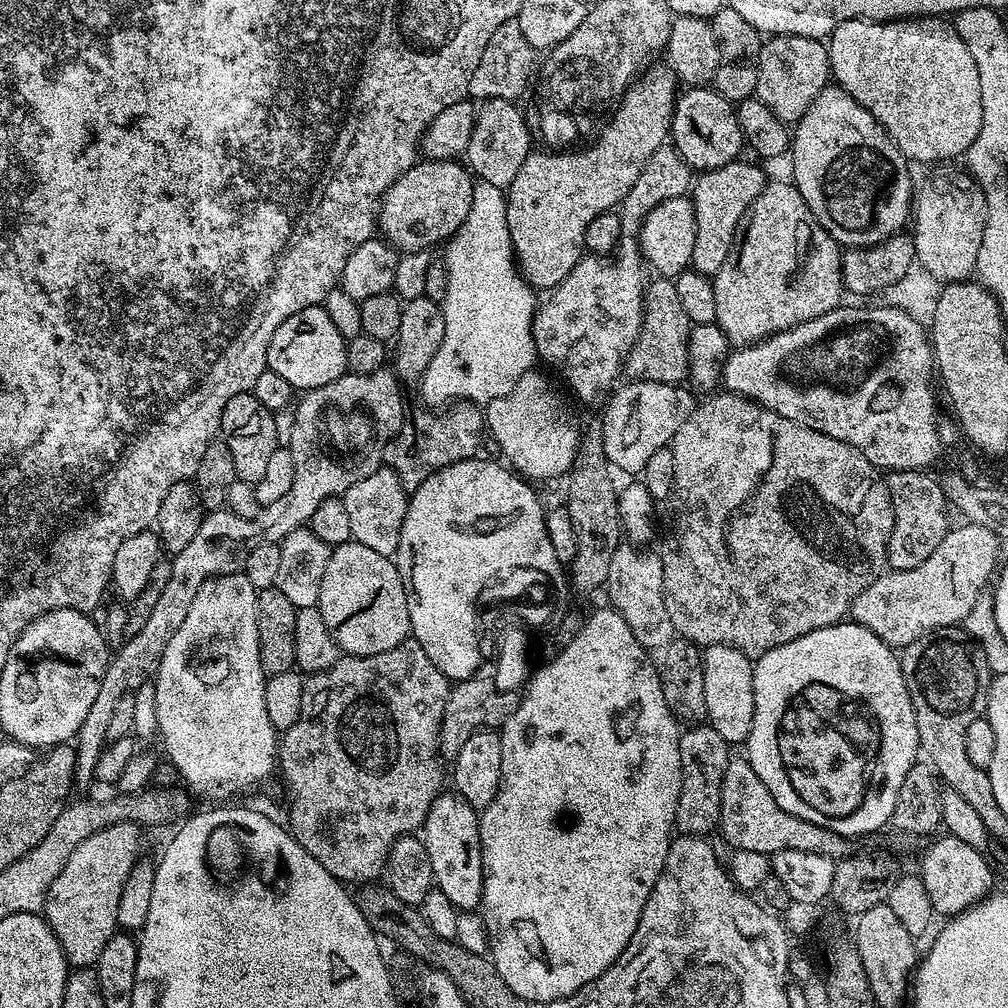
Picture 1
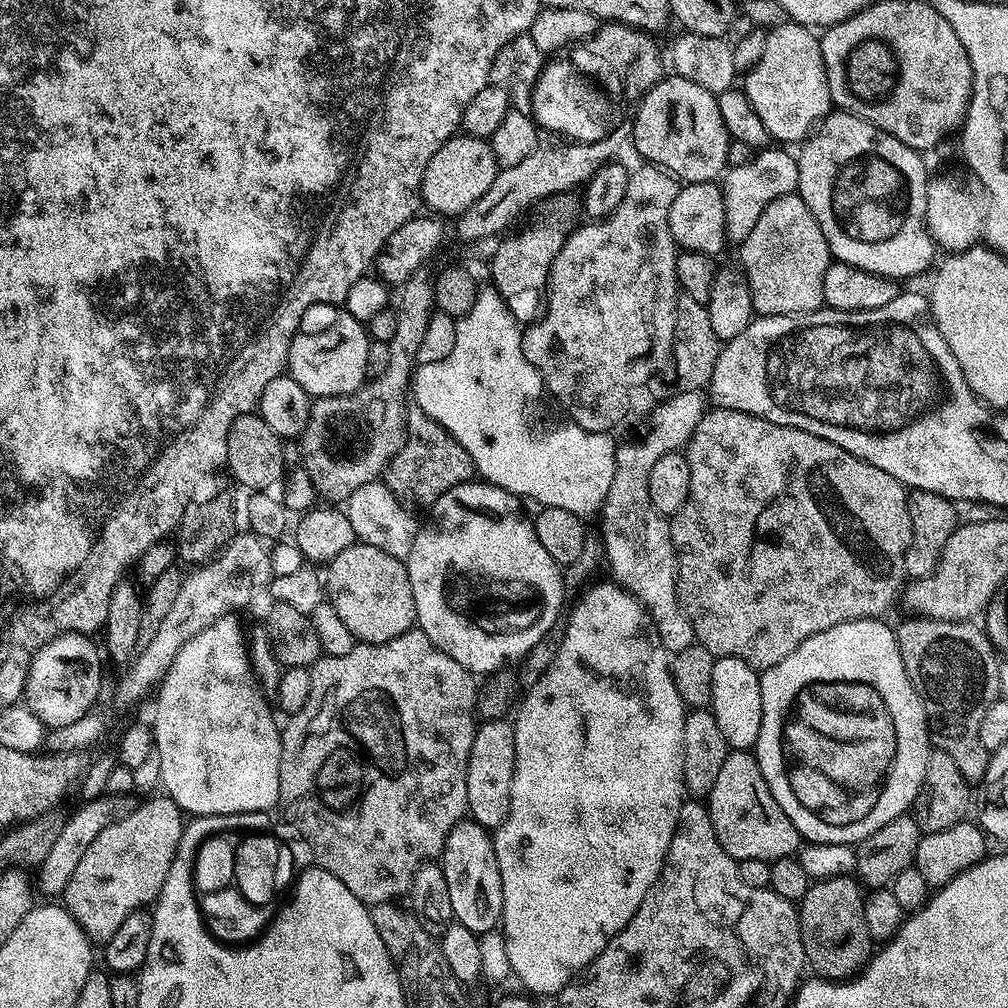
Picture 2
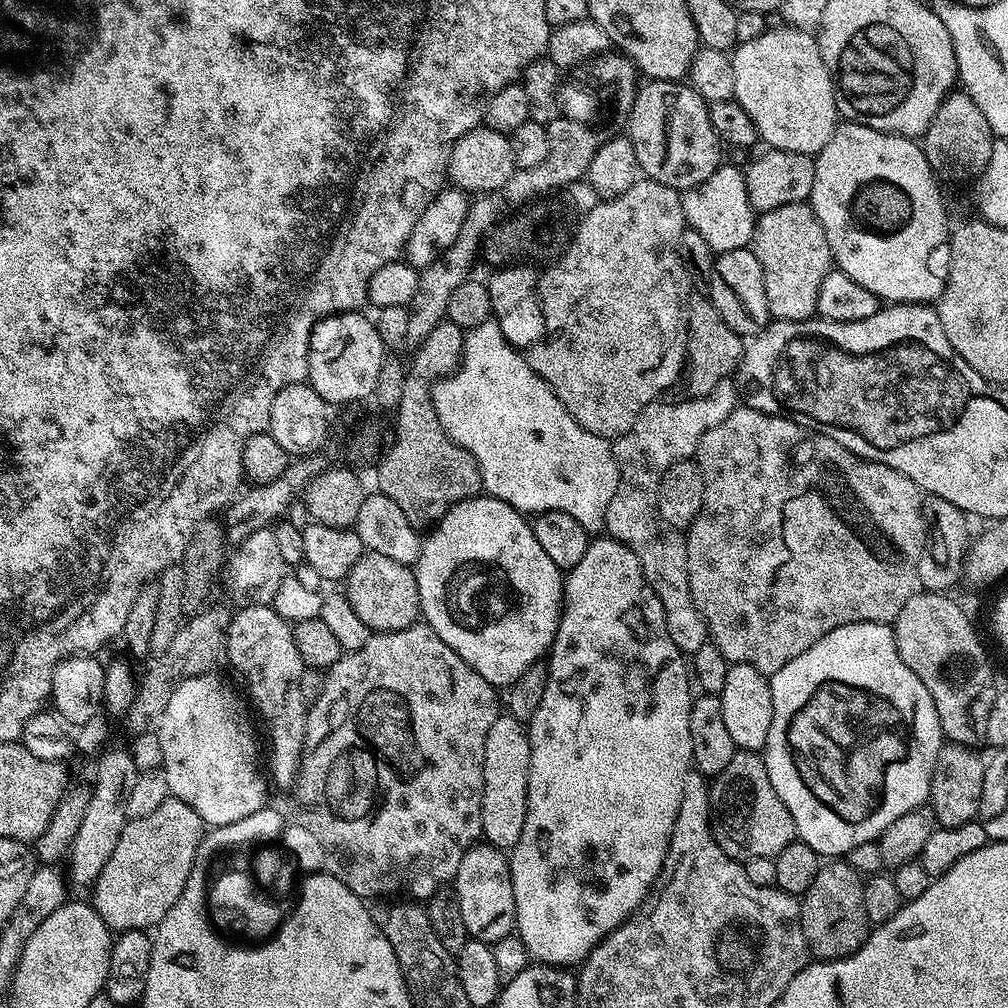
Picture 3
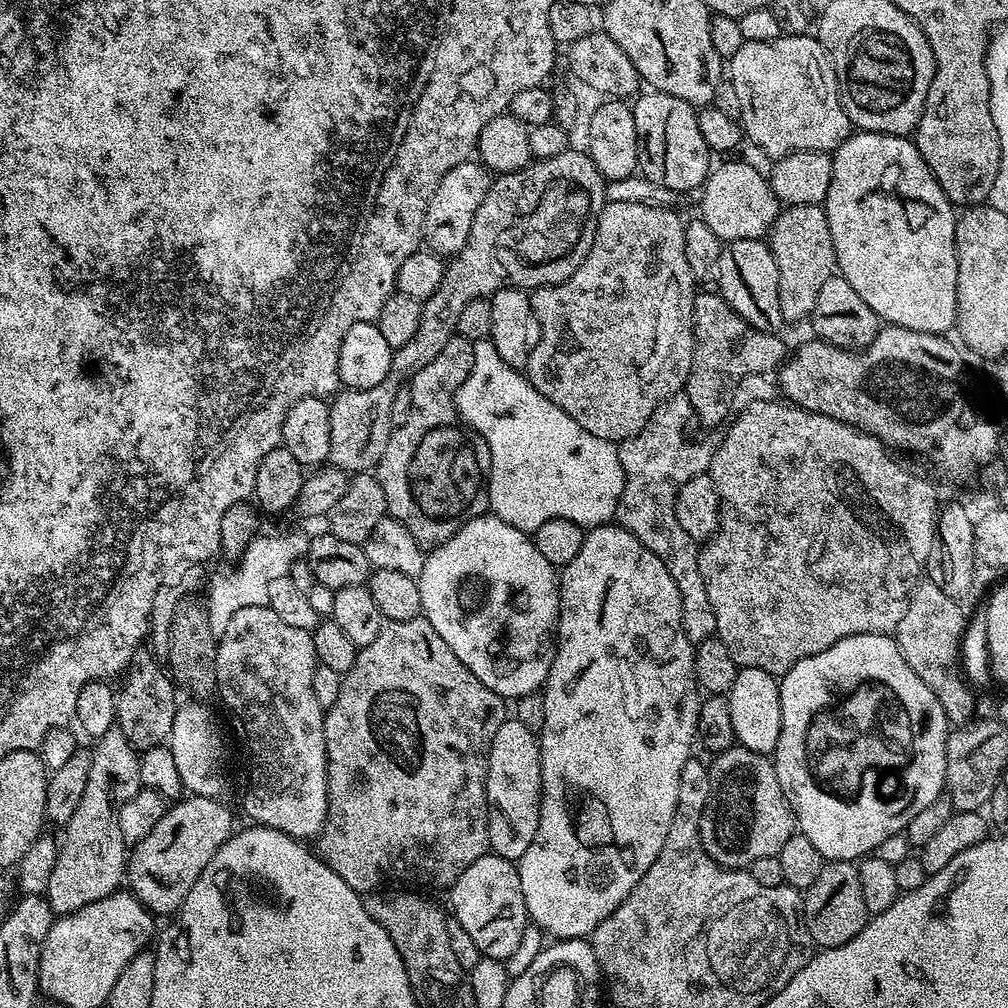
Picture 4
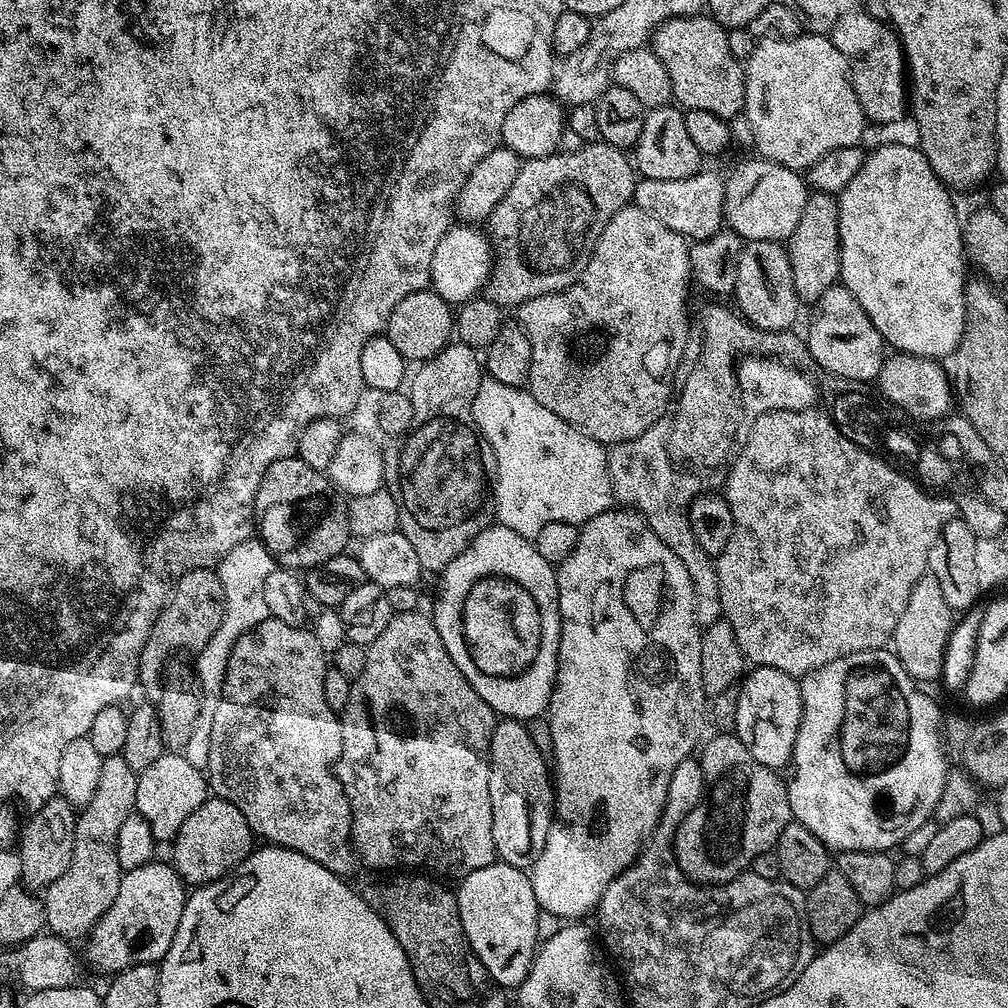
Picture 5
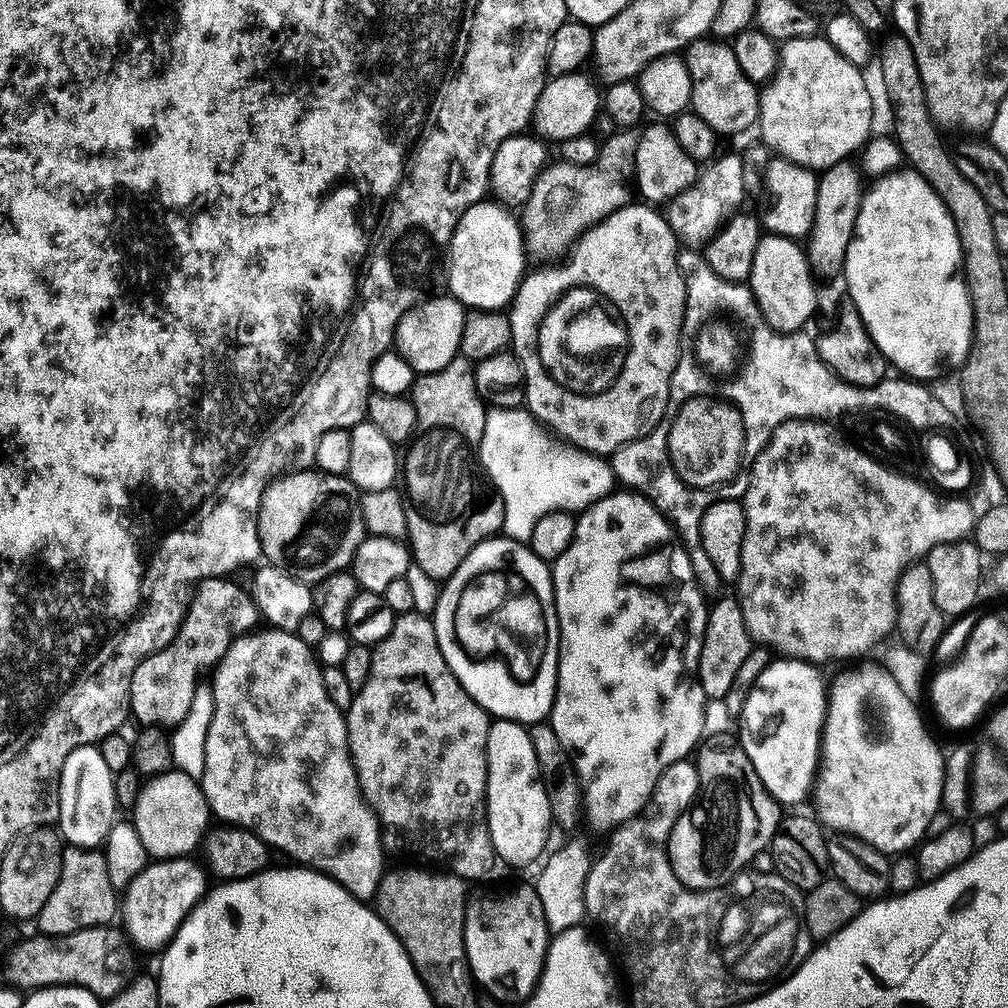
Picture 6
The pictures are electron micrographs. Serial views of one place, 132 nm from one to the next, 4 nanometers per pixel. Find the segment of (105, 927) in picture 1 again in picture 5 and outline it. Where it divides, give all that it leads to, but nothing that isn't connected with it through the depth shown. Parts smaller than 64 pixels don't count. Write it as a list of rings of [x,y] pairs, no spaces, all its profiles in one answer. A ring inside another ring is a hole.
[[[219,798],[205,800],[186,822],[182,822],[176,839],[171,841],[172,857],[170,863],[181,880],[188,886],[199,886],[227,876],[254,851],[254,833],[242,818],[242,810],[230,802]]]

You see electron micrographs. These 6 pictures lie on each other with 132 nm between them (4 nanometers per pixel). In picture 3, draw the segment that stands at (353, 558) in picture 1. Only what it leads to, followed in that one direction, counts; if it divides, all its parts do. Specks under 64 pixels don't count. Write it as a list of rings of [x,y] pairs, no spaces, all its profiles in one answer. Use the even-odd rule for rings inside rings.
[[[365,551],[364,556],[354,564],[354,570],[350,570],[342,591],[350,606],[354,606],[358,618],[362,618],[373,633],[406,630],[421,619],[415,571],[407,564],[394,562],[394,558],[386,558],[386,554]]]

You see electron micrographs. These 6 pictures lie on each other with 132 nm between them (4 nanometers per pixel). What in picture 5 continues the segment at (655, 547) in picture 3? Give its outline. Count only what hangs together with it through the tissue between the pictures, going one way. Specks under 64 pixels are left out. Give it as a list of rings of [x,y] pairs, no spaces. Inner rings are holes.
[[[661,418],[650,426],[650,430],[638,434],[638,438],[611,445],[608,448],[608,473],[613,497],[619,503],[621,500],[625,509],[639,514],[650,530],[654,530],[654,534],[678,554],[682,566],[686,566],[686,574],[690,574],[694,586],[694,618],[701,626],[707,626],[722,619],[724,611],[722,598],[718,598],[718,574],[713,557],[698,546],[698,538],[694,538],[694,530],[690,530],[688,521],[688,508],[702,485],[691,480],[687,476],[689,473],[677,467],[668,455],[668,431],[671,428],[671,419]]]

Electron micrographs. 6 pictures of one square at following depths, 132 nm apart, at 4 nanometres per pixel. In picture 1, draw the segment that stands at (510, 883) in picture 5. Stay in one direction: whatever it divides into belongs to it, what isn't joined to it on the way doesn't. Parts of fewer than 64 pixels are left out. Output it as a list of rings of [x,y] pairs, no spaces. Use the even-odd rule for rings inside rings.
[[[445,790],[439,793],[433,799],[429,812],[425,816],[422,825],[422,839],[430,858],[435,887],[440,888],[442,894],[446,894],[446,898],[450,898],[450,902],[458,910],[479,909],[484,885],[484,867],[480,849],[480,818],[477,809],[472,808],[470,802],[466,802],[466,798],[462,798],[460,793],[455,790]]]

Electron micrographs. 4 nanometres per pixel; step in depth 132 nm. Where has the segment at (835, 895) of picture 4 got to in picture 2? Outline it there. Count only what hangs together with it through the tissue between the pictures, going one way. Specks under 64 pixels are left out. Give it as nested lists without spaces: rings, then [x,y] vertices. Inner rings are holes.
[[[852,876],[817,880],[798,901],[800,933],[804,958],[817,977],[833,982],[847,982],[864,971],[874,955],[874,941],[866,930],[865,893]]]

